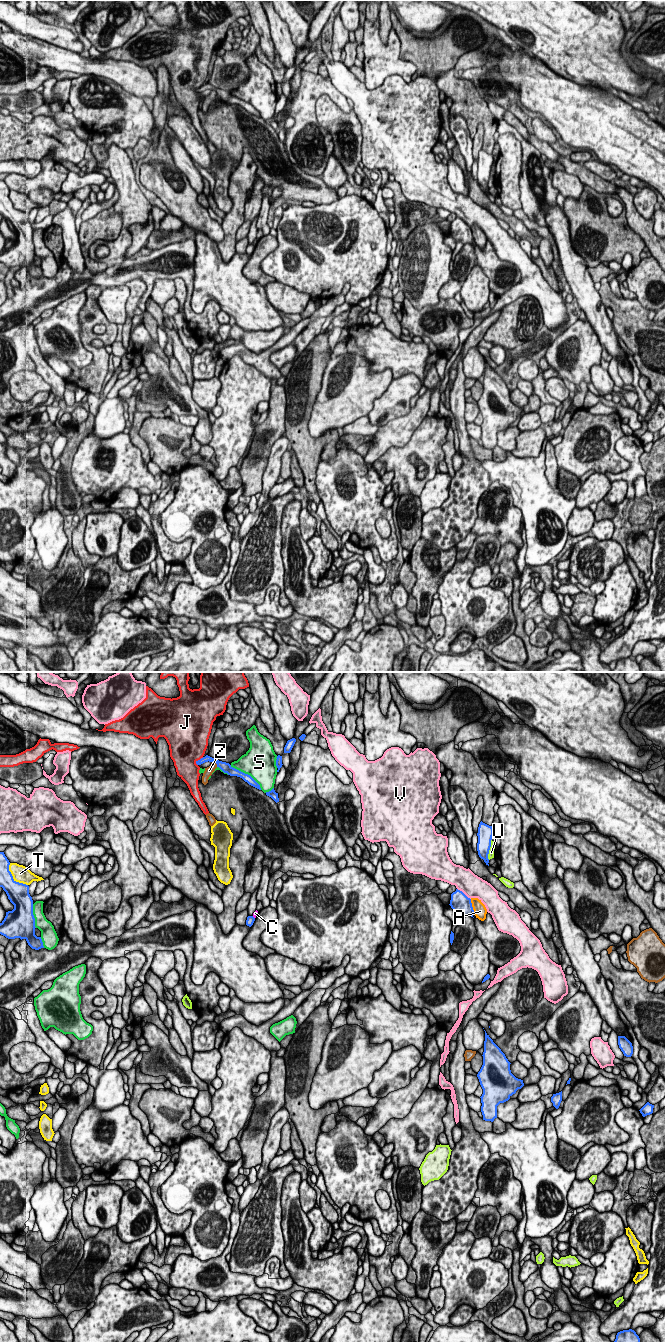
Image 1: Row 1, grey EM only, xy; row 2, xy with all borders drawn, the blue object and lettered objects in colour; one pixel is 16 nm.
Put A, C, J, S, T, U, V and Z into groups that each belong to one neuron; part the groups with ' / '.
A / C / J / S / T / U / V / Z

